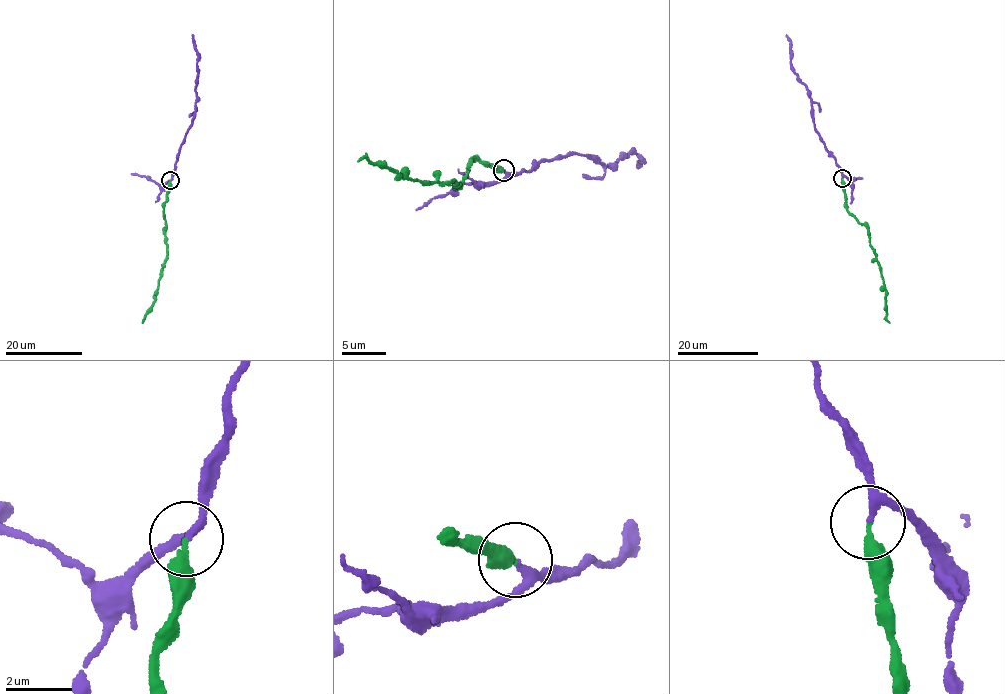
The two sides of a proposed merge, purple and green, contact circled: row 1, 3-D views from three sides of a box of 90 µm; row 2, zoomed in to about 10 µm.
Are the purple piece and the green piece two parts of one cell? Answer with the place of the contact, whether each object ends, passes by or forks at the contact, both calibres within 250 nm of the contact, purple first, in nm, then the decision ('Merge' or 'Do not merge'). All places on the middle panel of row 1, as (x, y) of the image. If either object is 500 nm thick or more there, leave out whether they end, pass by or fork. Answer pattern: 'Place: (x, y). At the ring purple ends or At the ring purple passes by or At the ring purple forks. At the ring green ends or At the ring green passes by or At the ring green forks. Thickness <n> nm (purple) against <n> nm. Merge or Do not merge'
Place: (504, 170). At the ring purple passes by. At the ring green ends. Thickness 170 nm (purple) against 300 nm. Do not merge

